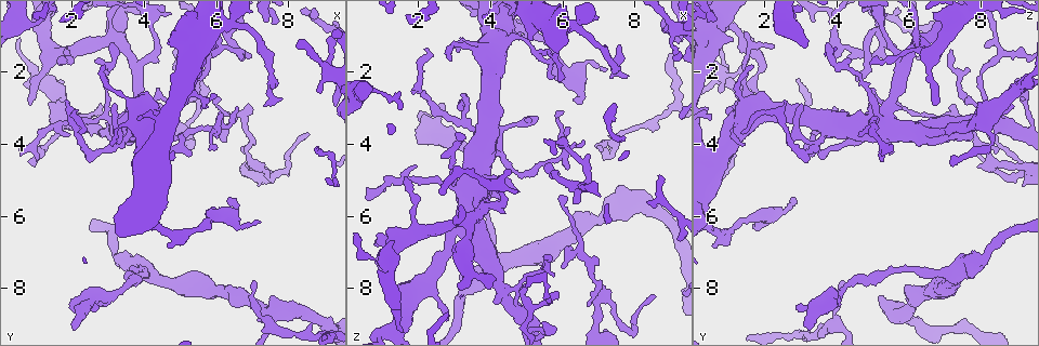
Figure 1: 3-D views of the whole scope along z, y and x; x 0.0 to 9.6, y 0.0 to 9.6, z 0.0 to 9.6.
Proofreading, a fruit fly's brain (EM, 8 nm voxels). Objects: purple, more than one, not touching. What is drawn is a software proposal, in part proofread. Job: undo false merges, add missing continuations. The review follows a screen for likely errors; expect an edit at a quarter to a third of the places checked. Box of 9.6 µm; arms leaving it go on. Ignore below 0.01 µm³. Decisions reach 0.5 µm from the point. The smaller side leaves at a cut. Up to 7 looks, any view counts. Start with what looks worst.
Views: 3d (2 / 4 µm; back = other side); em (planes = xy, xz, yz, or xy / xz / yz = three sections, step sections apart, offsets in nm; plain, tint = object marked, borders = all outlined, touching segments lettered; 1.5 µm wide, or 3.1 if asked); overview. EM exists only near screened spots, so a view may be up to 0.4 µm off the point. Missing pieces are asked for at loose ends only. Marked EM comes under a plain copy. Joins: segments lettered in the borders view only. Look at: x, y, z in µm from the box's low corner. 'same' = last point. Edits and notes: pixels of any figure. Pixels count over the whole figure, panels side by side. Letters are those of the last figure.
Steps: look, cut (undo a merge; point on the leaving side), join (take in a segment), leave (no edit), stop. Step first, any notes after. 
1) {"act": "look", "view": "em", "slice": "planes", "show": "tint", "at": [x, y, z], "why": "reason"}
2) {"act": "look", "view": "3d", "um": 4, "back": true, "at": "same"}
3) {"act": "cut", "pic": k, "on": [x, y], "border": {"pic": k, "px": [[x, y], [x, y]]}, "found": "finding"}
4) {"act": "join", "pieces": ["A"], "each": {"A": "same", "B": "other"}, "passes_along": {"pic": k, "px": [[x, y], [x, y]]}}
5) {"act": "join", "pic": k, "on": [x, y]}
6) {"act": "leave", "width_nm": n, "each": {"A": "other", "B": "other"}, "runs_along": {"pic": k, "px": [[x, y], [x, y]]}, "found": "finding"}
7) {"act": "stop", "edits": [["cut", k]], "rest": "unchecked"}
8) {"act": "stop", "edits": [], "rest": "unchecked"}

{"act": "look", "view": "em", "slice": "planes", "show": "borders", "at": [2.55, 8.65, 2.95], "why": "branch stops here"}

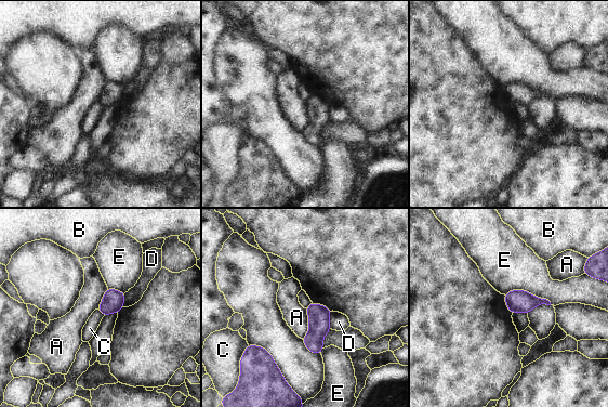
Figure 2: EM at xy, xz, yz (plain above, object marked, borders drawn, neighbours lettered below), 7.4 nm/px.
{"act": "leave", "width_nm": 110, "each": {"A": "other", "B": "other", "C": "other", "D": "other", "E": "other"}, "border": {"pic": 2, "px": [[248, 344], [243, 353]]}, "found": "none of them fits"}

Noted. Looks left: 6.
{"act": "look", "view": "em", "slice": "planes", "show": "borders", "at": [0.80, 4.50, 7.20], "why": "free end"}

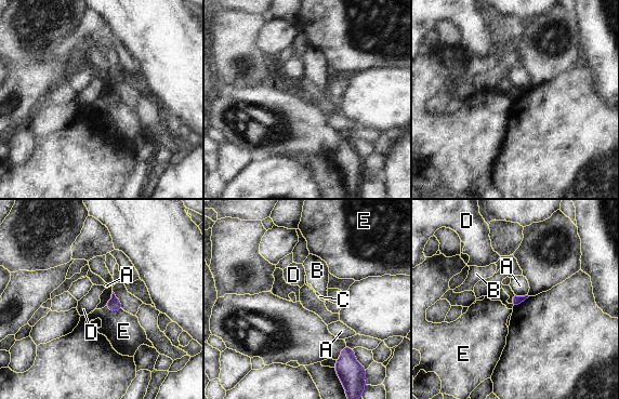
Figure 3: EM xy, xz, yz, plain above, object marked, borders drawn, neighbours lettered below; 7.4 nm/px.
{"act": "leave", "each": {"A": "other", "B": "other", "C": "other", "D": "other", "E": "other"}, "border": {"pic": 3, "px": [[515, 295], [510, 303]]}, "found": "none of them fits"}

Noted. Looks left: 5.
{"act": "look", "view": "em", "slice": "planes", "show": "tint", "at": [7.20, 6.20, 1.85], "why": "branch stops here"}

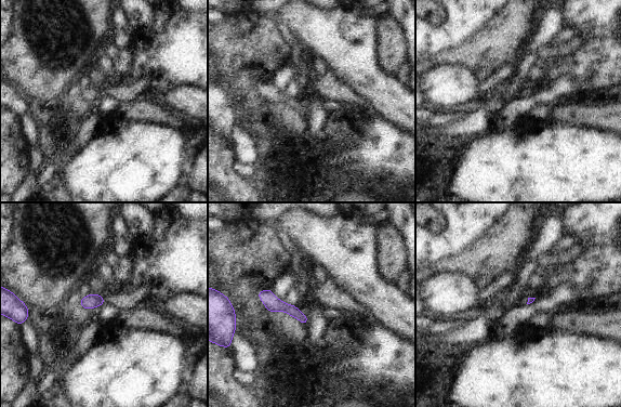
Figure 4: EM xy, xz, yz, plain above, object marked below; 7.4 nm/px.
{"act": "look", "view": "em", "slice": "planes", "show": "borders", "at": "same", "why": "what lies round it"}

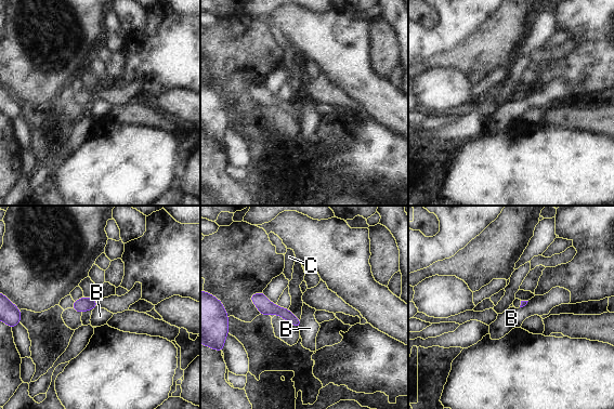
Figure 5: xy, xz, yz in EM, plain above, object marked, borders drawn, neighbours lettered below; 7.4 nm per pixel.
{"act": "leave", "longest_contact_nm": ["B", 80], "each": {"B": "other", "C": "other"}, "runs_along": {"pic": 5, "px": [[252, 298], [285, 313], [298, 325]]}, "found": "no lettered segment goes on from it"}

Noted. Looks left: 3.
{"act": "stop", "edits": [], "rest": "unchecked"}

